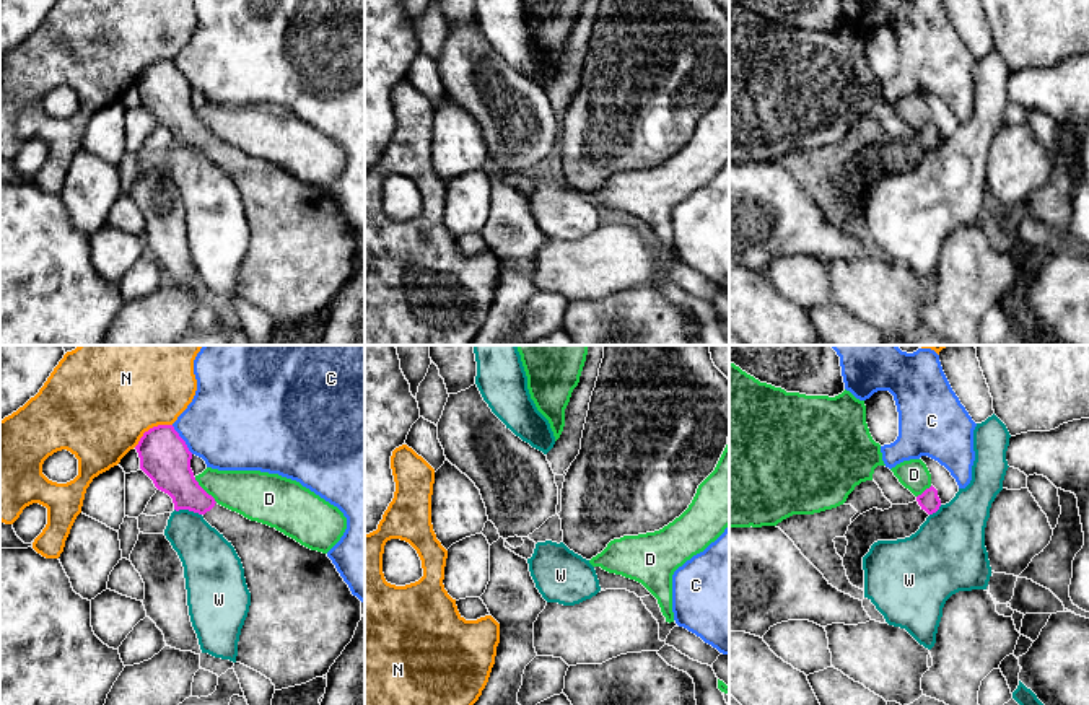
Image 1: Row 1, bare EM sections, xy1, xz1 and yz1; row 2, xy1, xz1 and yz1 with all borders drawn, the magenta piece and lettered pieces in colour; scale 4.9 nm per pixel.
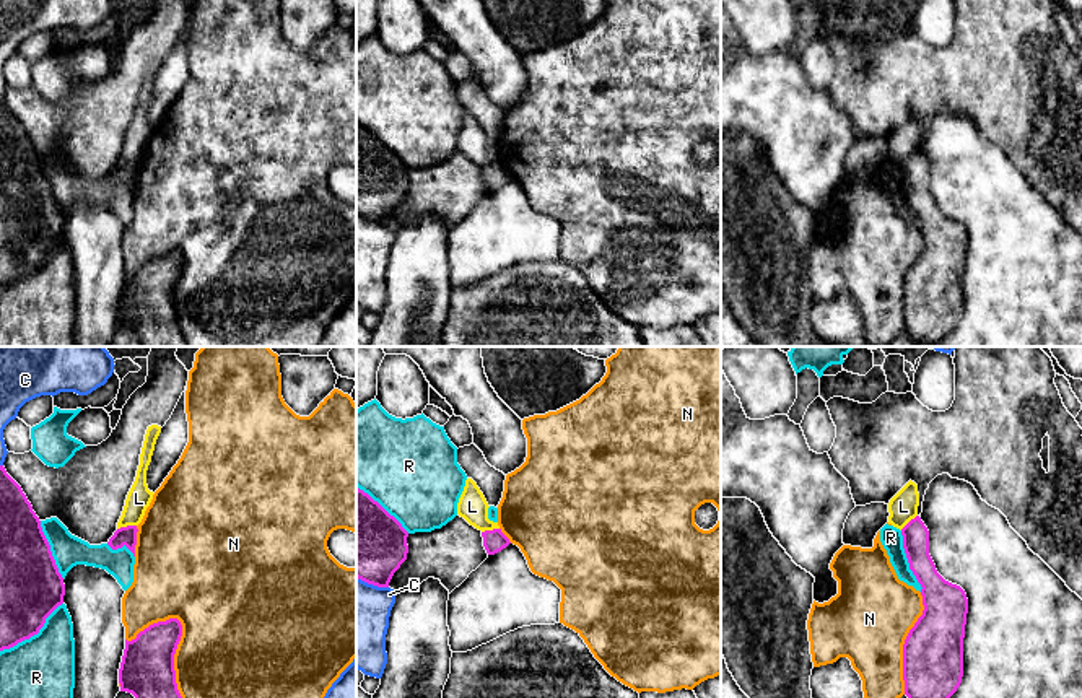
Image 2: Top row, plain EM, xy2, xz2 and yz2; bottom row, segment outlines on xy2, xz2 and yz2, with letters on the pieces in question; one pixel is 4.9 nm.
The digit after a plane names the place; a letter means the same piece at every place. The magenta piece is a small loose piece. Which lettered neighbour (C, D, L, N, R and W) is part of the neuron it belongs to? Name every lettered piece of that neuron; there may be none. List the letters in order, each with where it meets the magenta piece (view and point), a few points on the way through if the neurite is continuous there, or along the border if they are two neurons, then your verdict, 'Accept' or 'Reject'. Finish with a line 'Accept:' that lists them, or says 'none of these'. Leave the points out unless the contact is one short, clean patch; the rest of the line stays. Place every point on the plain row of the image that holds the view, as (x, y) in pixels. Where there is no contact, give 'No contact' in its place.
C: Touches magenta at xy1 (183, 75). Reject
D: Touches magenta at xy1 (204, 126). Reject
L: Touches magenta at xy2 (127, 161). Boundary: xy2 (135, 160), (117, 165). Reject
N: Touches magenta at xy2 (179, 275). Reject
R: Touches magenta at xy2 (33, 270). Reject
W: Touches magenta at xy1 (188, 144). Boundary: xy1 (174, 144), (192, 145), (201, 150). Reject
Accept: none of these

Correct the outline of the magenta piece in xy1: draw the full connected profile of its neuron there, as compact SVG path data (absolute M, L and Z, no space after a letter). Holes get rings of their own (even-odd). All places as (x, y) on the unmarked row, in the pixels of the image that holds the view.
M173 60L150 63L135 85L140 104L158 125L173 134L174 145L202 150L241 194L251 241L241 264L236 298L270 314L275 326L326 311L352 277L361 256L361 236L352 230L327 189L311 186L275 163L218 140L195 116L190 104L192 88Z

